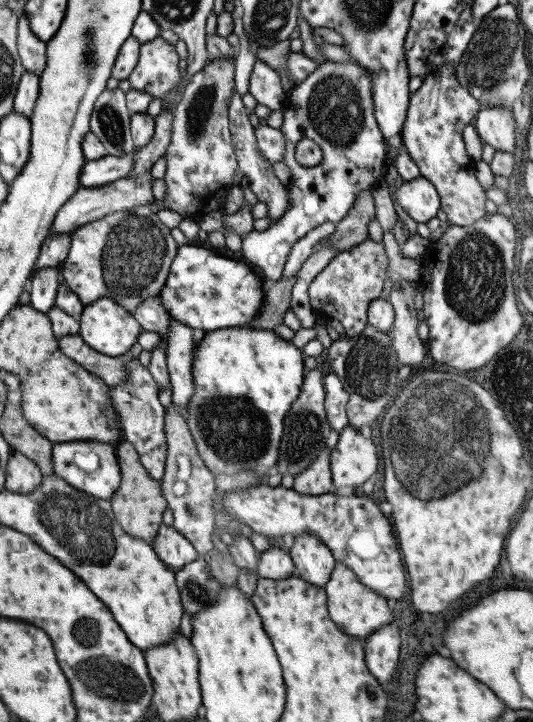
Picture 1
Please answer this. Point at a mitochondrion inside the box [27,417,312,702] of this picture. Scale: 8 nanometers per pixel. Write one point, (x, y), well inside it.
(81, 525)

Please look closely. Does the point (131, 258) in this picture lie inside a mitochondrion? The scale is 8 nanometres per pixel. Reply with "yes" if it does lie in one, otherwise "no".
yes

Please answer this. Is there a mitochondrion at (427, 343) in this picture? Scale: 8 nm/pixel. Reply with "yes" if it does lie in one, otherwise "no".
no

